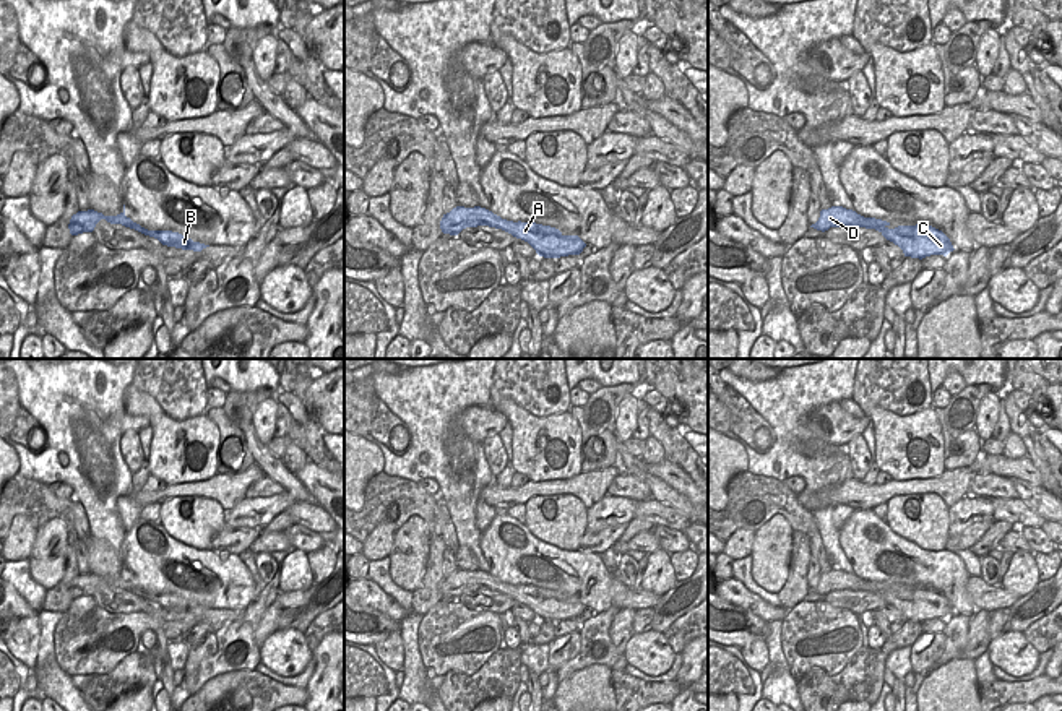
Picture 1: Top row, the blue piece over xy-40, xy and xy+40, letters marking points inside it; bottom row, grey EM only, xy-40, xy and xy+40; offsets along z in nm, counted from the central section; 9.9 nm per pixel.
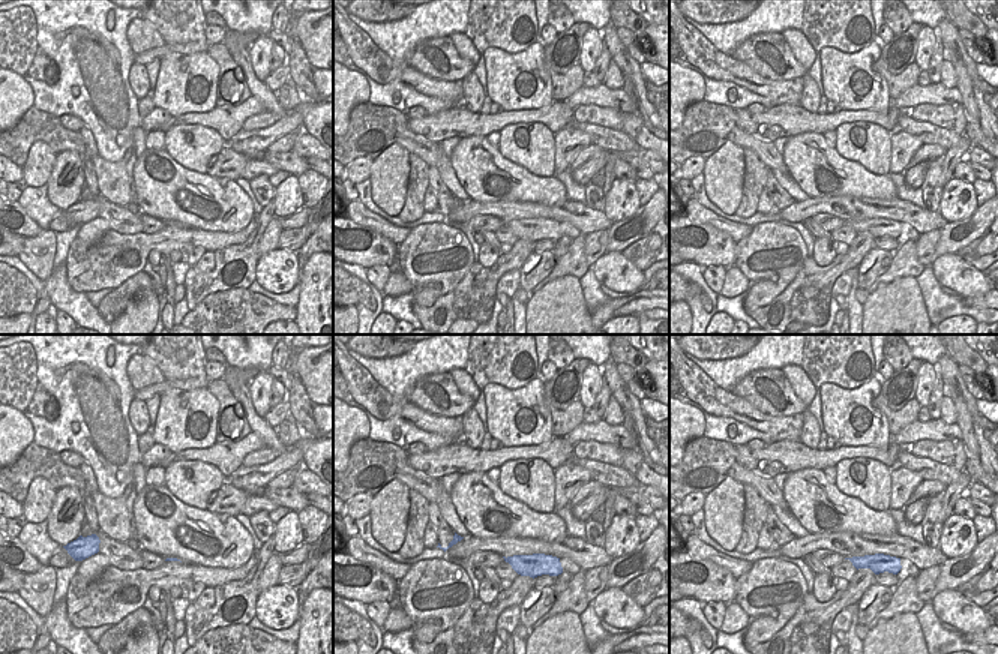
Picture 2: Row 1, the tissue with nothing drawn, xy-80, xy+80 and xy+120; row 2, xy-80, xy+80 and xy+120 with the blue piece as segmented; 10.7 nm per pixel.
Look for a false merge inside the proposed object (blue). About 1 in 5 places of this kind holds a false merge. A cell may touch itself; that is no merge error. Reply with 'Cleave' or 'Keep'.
Keep

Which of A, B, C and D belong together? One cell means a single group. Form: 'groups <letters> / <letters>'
groups A B C D

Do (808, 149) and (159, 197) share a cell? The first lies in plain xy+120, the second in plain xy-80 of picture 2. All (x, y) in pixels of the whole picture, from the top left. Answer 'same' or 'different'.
same

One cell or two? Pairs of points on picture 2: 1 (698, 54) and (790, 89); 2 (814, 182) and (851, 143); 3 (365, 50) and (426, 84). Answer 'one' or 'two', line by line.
1: one
2: two
3: one

